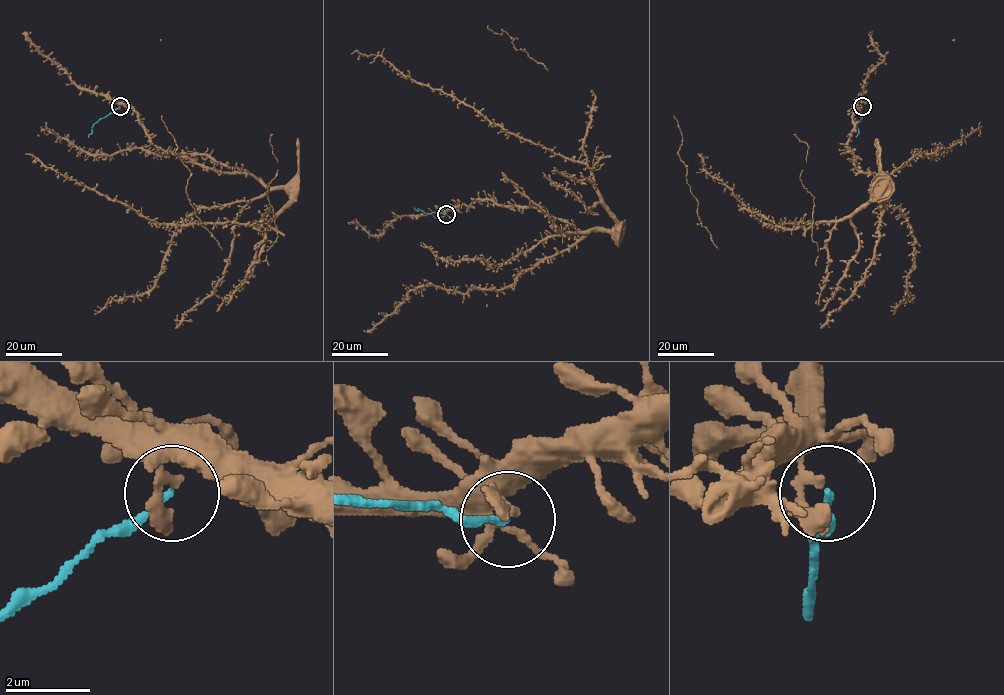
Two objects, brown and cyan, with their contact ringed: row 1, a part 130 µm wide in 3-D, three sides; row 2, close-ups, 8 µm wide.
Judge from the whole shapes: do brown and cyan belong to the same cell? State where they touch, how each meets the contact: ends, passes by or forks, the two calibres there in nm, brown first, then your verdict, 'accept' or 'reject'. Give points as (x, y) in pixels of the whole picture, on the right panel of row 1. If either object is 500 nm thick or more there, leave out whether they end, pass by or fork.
place (862, 106); brown passes by; cyan ends; calibres 170 and 150 nm; reject

